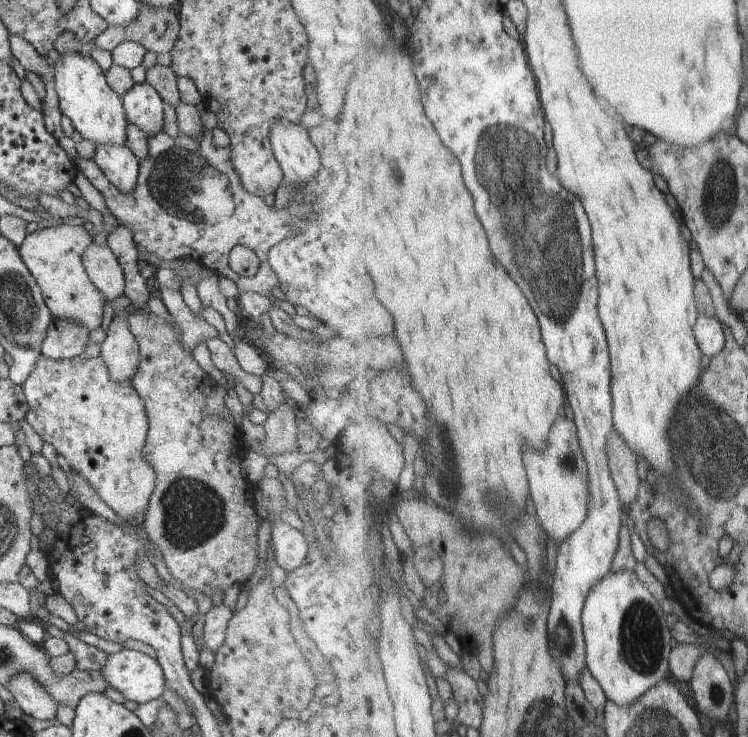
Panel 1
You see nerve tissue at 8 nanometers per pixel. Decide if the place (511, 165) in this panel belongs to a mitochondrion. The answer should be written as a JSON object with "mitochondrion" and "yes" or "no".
{"mitochondrion":"yes"}

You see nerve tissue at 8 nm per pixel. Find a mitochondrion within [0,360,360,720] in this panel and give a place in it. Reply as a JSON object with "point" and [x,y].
{"point":[190,512]}

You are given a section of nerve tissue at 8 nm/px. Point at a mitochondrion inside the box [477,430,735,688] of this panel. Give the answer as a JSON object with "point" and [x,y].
{"point":[642,628]}

